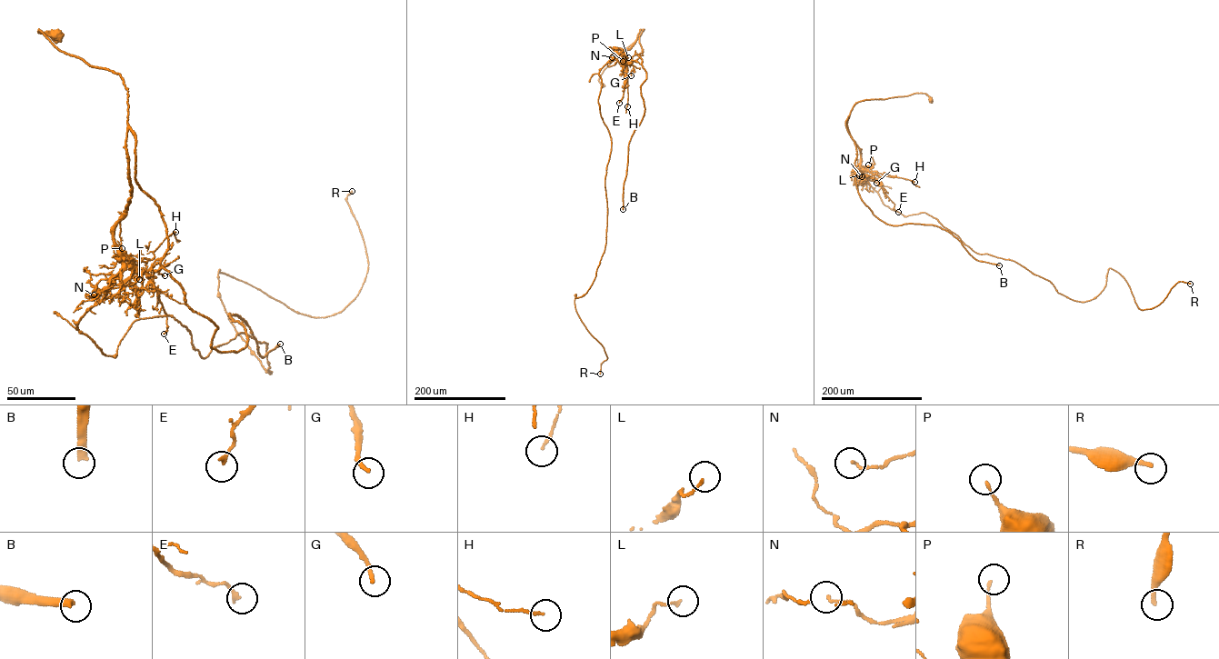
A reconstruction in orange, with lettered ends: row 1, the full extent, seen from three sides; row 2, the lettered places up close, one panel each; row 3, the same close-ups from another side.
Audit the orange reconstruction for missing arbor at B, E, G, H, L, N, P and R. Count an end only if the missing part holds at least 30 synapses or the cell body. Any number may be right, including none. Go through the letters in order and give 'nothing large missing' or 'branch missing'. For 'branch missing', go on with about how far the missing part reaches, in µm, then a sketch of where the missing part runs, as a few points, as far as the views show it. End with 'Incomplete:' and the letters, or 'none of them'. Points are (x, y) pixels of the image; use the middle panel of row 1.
B: nothing large missing
E: nothing large missing
G: nothing large missing
H: nothing large missing
L: nothing large missing
N: nothing large missing
P: branch missing; missing 40 µm
R: branch missing; missing 1500 µm
Incomplete: P, R

